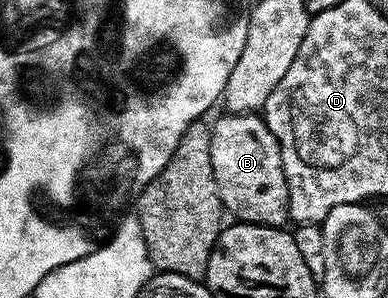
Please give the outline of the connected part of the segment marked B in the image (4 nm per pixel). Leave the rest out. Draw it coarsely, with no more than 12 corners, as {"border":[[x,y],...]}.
{"border":[[258,114],[210,128],[222,208],[284,226],[289,192],[278,140]]}

